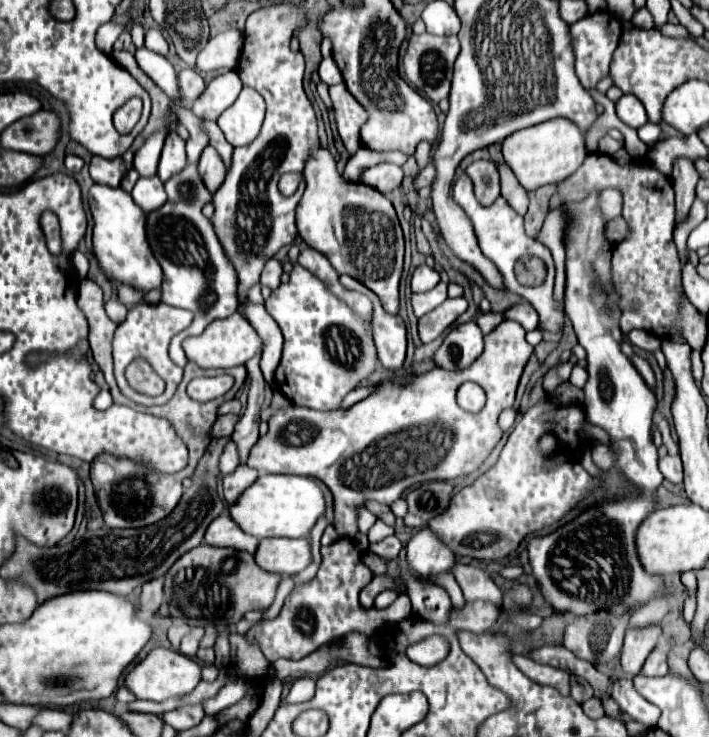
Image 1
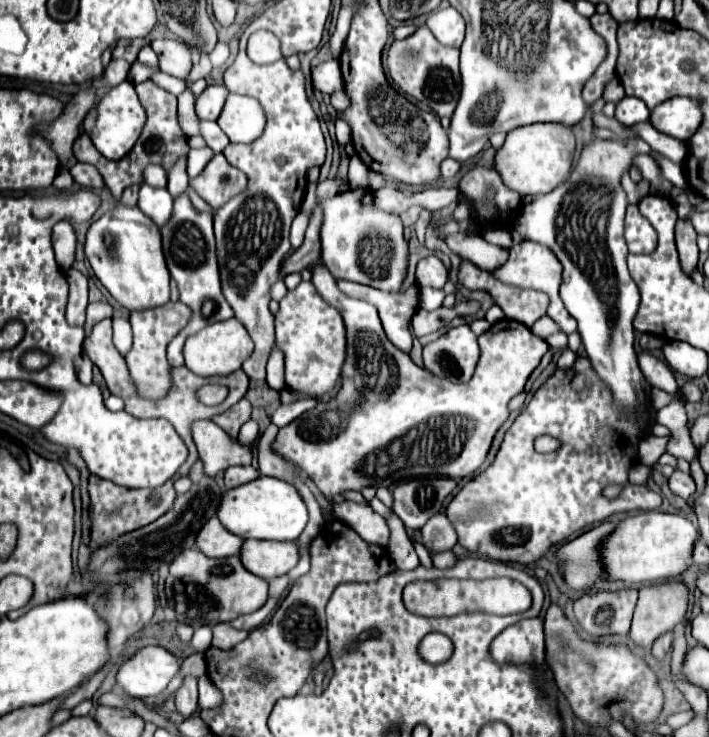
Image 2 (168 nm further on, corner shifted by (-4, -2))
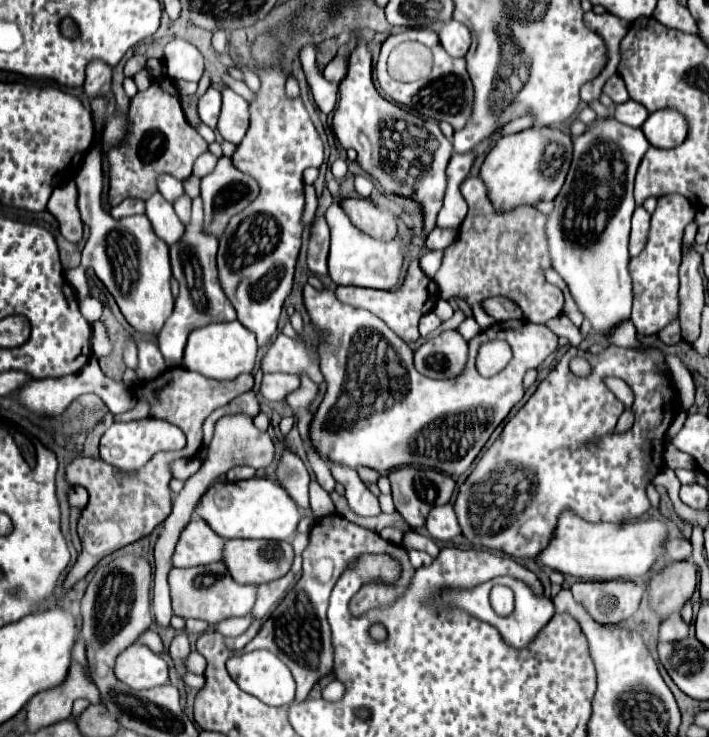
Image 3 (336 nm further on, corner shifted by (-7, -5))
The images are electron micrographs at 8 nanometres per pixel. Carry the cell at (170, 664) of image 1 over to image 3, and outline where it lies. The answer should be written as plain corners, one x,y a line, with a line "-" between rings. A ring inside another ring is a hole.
132,643
116,659
116,677
130,689
152,689
168,683
168,663
146,645

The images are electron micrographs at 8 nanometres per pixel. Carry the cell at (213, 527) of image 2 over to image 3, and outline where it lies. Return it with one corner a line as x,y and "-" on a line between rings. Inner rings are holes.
192,517
184,527
176,551
172,555
172,567
194,567
222,561
224,539
208,527
202,517

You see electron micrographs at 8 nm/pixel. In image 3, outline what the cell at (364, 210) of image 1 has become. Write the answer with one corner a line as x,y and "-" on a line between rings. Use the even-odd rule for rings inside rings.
332,203
326,211
326,221
330,225
330,255
328,255
328,273
336,285
360,285
372,289
394,289
400,283
402,263
406,253
410,251
402,237
394,237
392,241
372,239
364,231
360,231
354,223
350,223
348,215
340,205

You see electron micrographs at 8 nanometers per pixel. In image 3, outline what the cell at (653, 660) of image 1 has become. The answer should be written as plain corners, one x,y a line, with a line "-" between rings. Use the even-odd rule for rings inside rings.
670,615
662,625
660,625
660,641
662,643
674,643
678,639
684,639
688,635
688,625
680,619
680,615

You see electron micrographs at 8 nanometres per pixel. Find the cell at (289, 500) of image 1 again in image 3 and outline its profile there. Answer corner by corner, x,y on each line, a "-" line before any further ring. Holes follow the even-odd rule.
246,479
236,483
220,483
206,491
196,513
204,517
204,521
224,539
276,539
288,541
302,519
298,505
286,493
284,487
274,483
272,479

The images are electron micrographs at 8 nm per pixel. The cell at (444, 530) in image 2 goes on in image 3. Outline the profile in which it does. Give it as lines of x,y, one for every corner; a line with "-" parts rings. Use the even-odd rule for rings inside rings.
446,503
442,507
434,507
426,519
426,529
432,539
438,541
450,541
452,537
460,535
460,525
456,521
452,503

